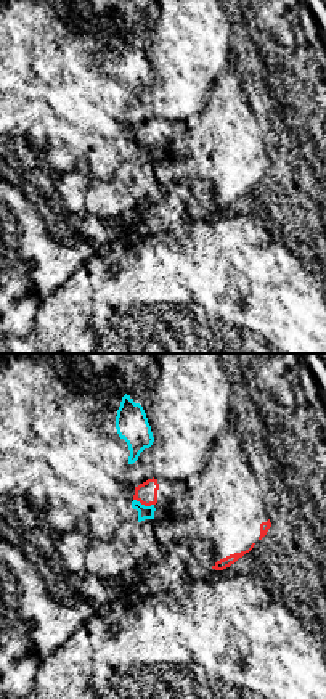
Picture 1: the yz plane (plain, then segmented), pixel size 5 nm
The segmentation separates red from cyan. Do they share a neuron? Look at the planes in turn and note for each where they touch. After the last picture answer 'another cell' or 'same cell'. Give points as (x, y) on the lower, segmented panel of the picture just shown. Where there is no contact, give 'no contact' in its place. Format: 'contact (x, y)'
contact (143, 503)

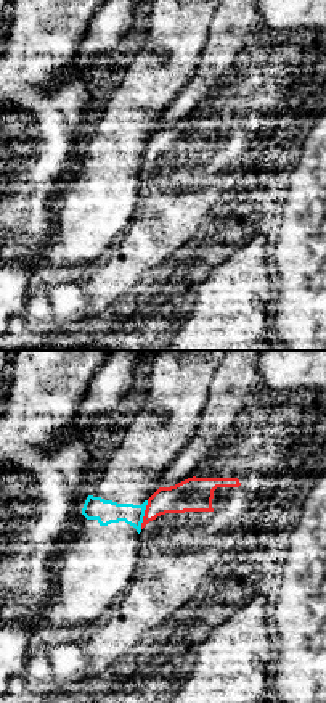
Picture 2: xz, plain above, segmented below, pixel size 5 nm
contact (145, 515)

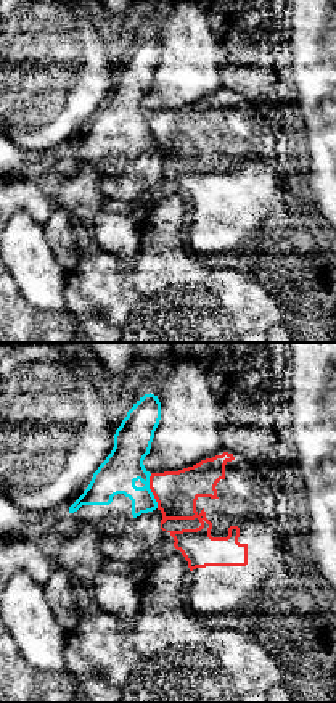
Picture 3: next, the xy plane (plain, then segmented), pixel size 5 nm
contact (151, 491)

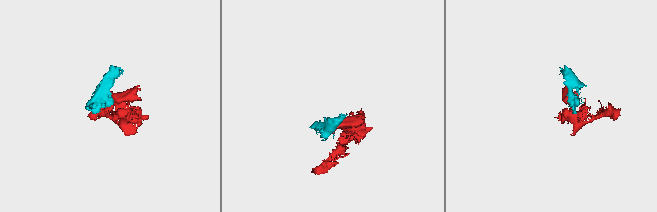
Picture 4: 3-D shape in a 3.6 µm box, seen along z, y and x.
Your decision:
another cell

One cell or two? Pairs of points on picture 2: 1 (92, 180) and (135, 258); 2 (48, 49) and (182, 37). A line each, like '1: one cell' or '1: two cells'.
1: two cells
2: two cells

